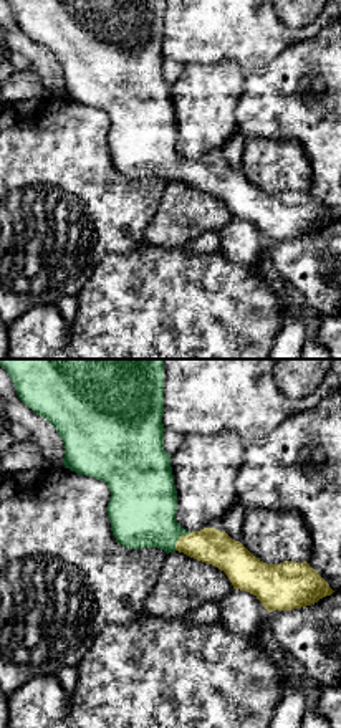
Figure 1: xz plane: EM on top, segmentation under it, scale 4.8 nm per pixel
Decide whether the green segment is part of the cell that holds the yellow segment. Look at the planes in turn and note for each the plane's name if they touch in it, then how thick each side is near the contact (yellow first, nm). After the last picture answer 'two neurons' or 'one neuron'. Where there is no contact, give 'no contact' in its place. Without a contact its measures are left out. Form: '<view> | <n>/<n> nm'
xz | 180/320 nm

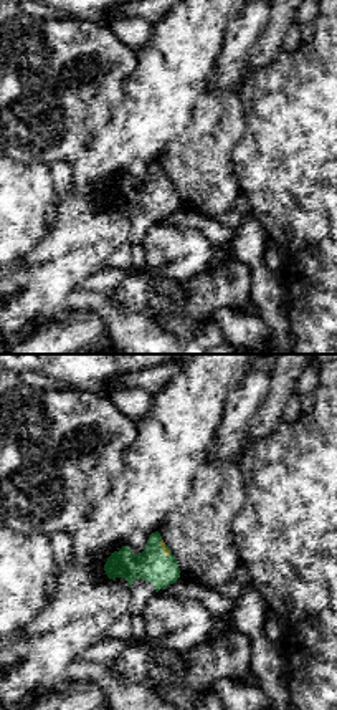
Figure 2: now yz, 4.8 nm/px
yz | 30/160 nm

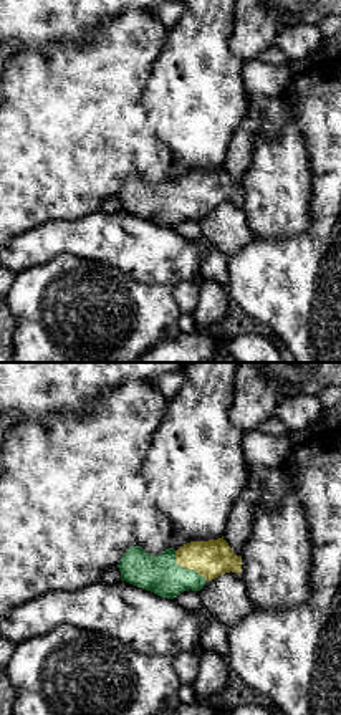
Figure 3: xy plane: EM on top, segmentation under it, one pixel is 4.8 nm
xy | 180/190 nm

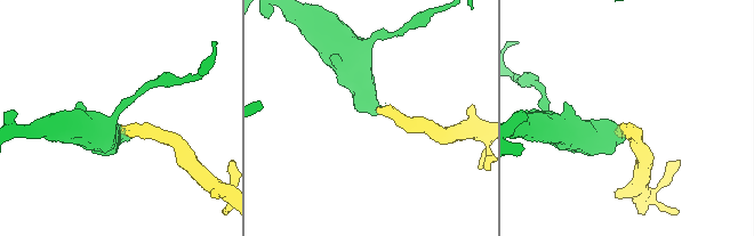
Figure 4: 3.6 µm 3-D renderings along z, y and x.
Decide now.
one neuron

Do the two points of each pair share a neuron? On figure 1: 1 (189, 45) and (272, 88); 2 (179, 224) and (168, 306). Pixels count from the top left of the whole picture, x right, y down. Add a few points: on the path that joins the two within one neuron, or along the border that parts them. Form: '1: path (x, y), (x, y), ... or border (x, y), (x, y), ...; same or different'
1: border (280, 53), (260, 70), (247, 75); different
2: border (146, 244), (182, 249); different

